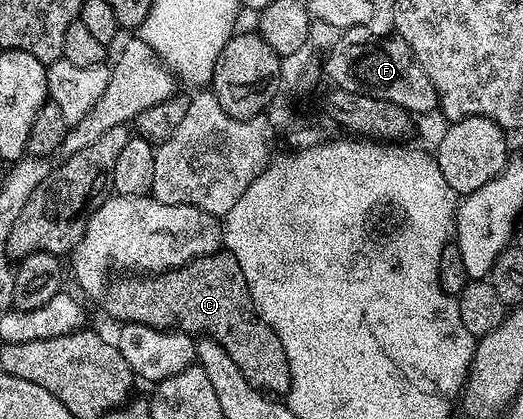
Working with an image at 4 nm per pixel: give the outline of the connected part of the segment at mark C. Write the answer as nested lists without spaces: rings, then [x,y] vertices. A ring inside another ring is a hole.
[[[218,250],[210,256],[198,256],[176,270],[121,279],[125,280],[108,289],[109,297],[105,300],[106,310],[117,322],[204,334],[231,354],[235,366],[243,370],[243,378],[247,378],[252,388],[260,388],[265,394],[288,393],[291,366],[287,362],[287,350],[283,350],[283,342],[279,342],[275,330],[257,313],[247,278],[243,278],[239,262],[229,252]]]

